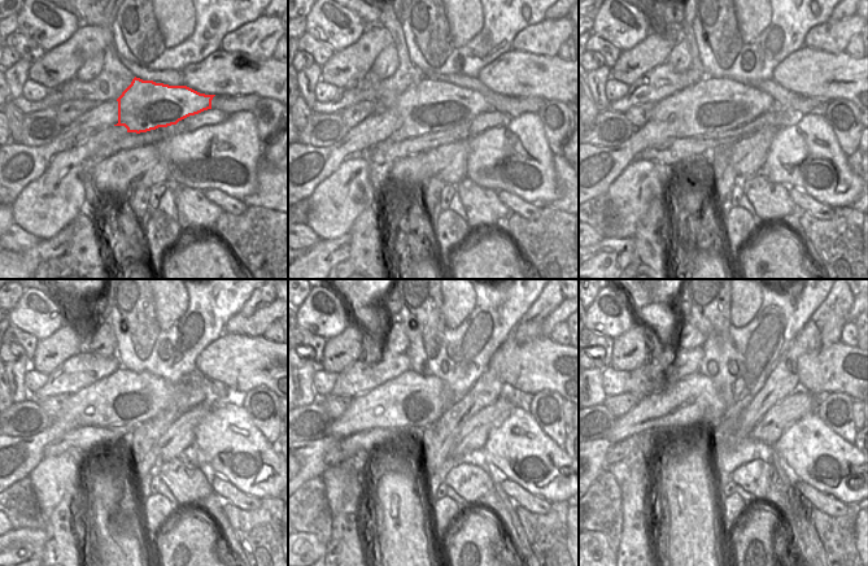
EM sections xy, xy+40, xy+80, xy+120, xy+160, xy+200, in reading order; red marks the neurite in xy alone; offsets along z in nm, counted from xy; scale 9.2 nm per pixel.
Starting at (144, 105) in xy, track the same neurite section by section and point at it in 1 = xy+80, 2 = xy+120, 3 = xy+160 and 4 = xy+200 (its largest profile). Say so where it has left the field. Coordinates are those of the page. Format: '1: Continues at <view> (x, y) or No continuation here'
1: Continues at xy+80 (711, 105)
2: Continues at xy+120 (126, 397)
3: Continues at xy+160 (409, 403)
4: Continues at xy+200 (693, 399).

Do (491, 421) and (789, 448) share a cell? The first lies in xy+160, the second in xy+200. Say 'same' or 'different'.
different

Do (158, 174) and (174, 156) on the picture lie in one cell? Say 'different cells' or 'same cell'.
different cells

